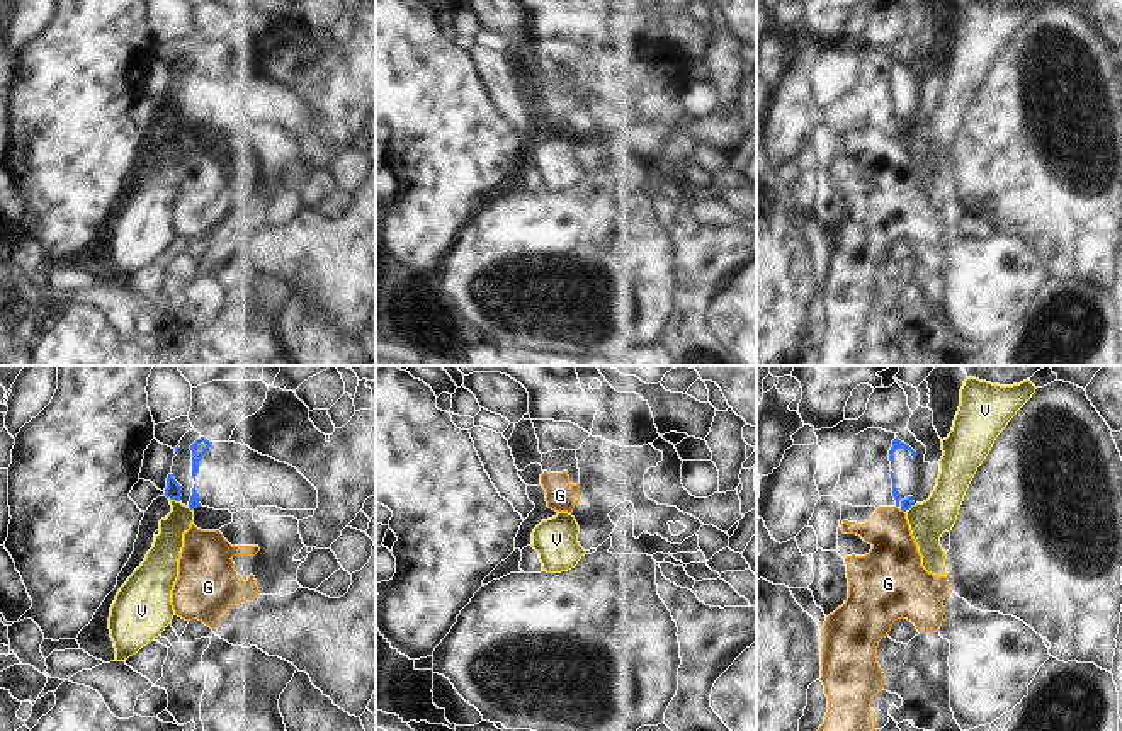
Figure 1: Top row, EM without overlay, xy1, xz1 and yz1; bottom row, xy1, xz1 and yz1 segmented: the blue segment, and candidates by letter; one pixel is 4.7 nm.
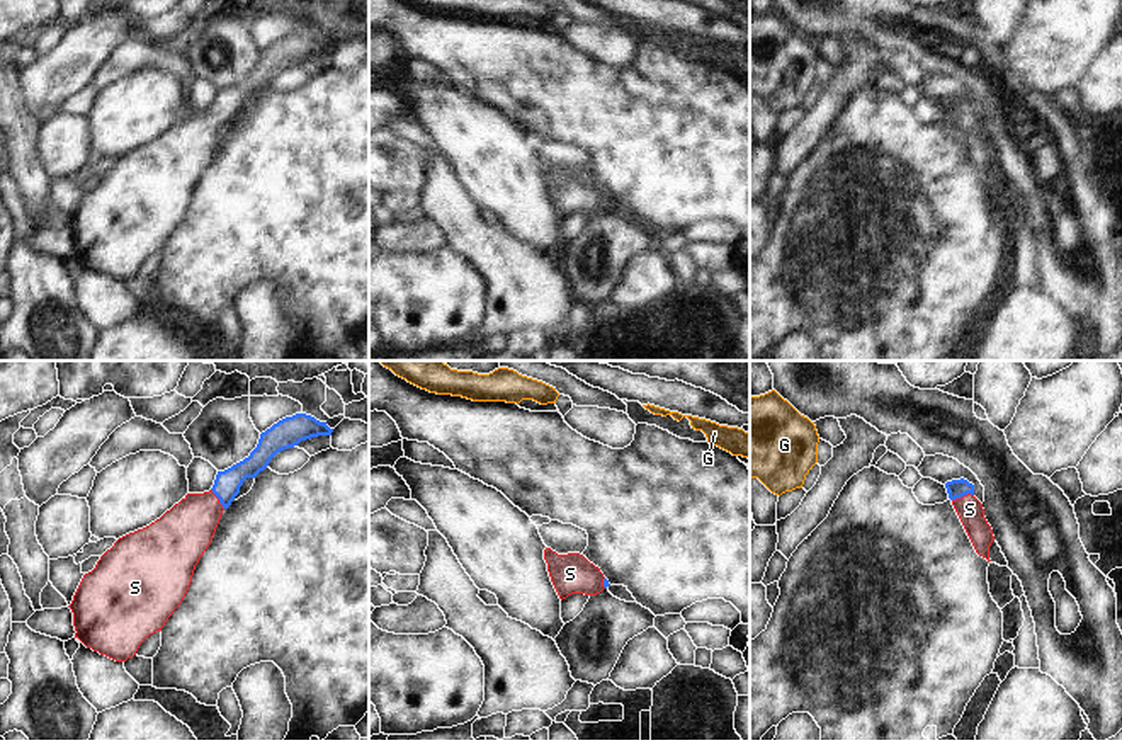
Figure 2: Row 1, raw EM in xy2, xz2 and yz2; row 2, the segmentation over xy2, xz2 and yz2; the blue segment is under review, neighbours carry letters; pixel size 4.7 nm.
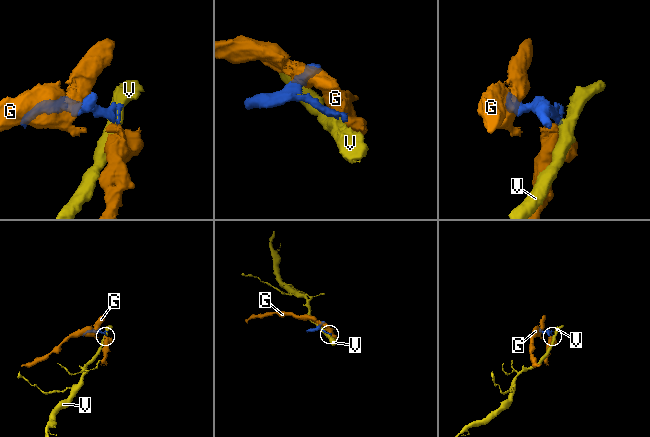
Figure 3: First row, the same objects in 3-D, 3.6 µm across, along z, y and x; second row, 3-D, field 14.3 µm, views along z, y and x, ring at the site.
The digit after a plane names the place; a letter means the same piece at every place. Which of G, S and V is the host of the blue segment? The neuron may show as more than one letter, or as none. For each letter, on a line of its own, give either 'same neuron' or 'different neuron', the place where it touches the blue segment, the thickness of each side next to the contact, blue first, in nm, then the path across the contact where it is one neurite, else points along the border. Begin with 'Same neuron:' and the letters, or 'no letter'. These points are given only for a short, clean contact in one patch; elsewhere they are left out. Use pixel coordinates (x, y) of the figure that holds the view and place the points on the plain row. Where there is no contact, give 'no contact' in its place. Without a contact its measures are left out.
Same neuron: S
G: different neuron; no contact
S: same neuron; contact yz2 (963, 114); calibres 90 and 120 nm; way yz2 (956, 108), (963, 114), (969, 128)
V: different neuron; contact xy1 (174, 118); calibres 80 and 140 nm; border xy1 (169, 116), (179, 121)

